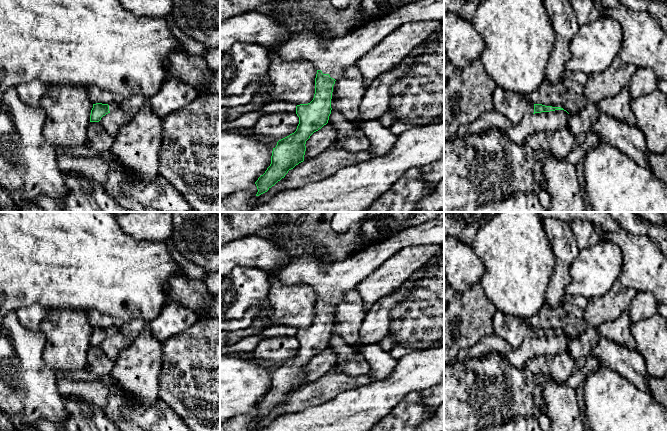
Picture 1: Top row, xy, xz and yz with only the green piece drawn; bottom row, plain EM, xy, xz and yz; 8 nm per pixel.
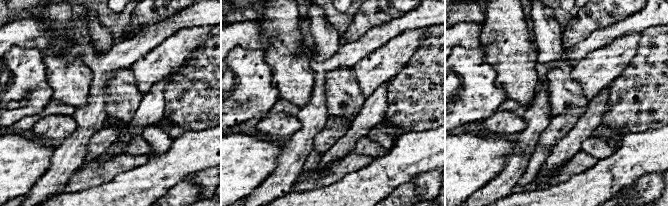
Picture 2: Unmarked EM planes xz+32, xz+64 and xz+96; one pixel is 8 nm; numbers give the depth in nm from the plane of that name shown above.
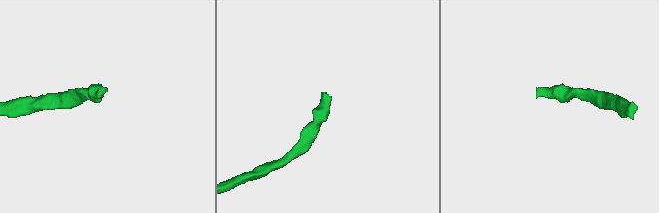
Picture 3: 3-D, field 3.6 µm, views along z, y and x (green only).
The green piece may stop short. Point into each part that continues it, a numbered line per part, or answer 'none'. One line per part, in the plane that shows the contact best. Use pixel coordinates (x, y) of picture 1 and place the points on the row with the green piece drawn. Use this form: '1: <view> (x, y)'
1: xz (334, 56)

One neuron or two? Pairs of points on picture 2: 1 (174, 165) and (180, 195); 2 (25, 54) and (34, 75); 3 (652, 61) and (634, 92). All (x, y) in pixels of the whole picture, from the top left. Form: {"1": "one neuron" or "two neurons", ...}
{"1": "two neurons", "2": "one neuron", "3": "one neuron"}

